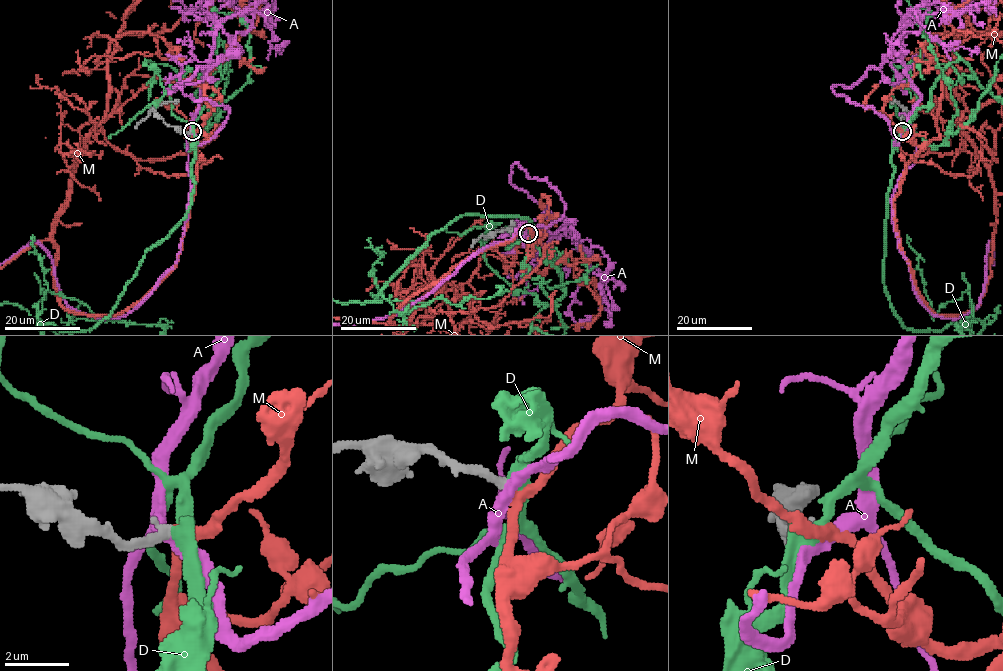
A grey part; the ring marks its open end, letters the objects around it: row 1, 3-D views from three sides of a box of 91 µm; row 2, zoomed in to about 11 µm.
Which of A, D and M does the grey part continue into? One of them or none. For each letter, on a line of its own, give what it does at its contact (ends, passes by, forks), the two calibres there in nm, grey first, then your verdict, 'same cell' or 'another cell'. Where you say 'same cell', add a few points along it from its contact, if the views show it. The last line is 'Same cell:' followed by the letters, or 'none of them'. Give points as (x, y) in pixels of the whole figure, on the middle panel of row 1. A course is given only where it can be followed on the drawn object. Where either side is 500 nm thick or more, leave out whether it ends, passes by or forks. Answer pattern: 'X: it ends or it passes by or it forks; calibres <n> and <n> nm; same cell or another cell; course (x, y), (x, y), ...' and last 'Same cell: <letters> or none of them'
A: it passes by; calibres 320 and 380 nm; another cell
D: it passes by; calibres 320 and 440 nm; another cell
M: it passes by; calibres 320 and 300 nm; same cell
Same cell: M

